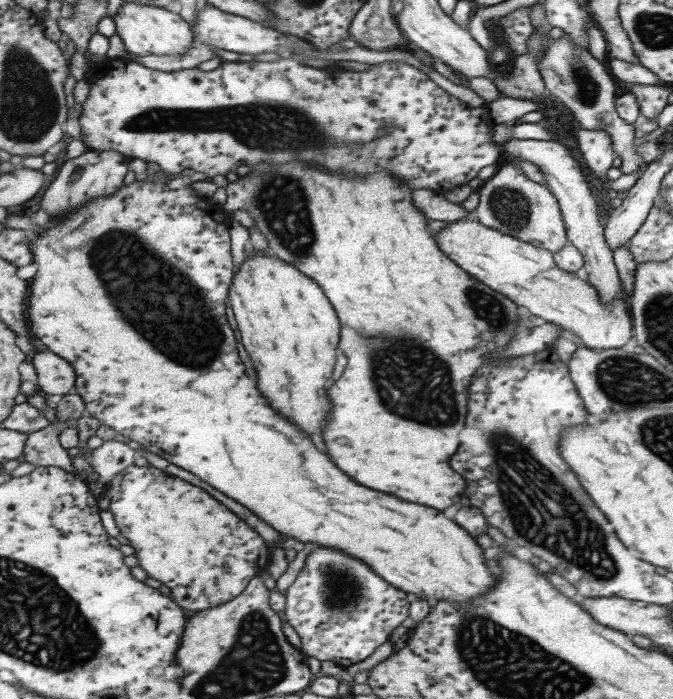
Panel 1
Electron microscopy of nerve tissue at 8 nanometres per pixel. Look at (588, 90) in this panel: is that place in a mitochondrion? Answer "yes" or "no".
yes

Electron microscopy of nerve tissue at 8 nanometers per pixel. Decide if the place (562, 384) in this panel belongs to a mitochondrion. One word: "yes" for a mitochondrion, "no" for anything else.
no

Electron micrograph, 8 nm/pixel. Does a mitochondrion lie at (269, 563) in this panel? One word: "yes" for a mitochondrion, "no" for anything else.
no

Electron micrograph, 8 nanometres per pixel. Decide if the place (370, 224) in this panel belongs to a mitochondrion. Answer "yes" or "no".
no

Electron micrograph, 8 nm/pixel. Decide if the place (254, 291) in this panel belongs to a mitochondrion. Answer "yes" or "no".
no

